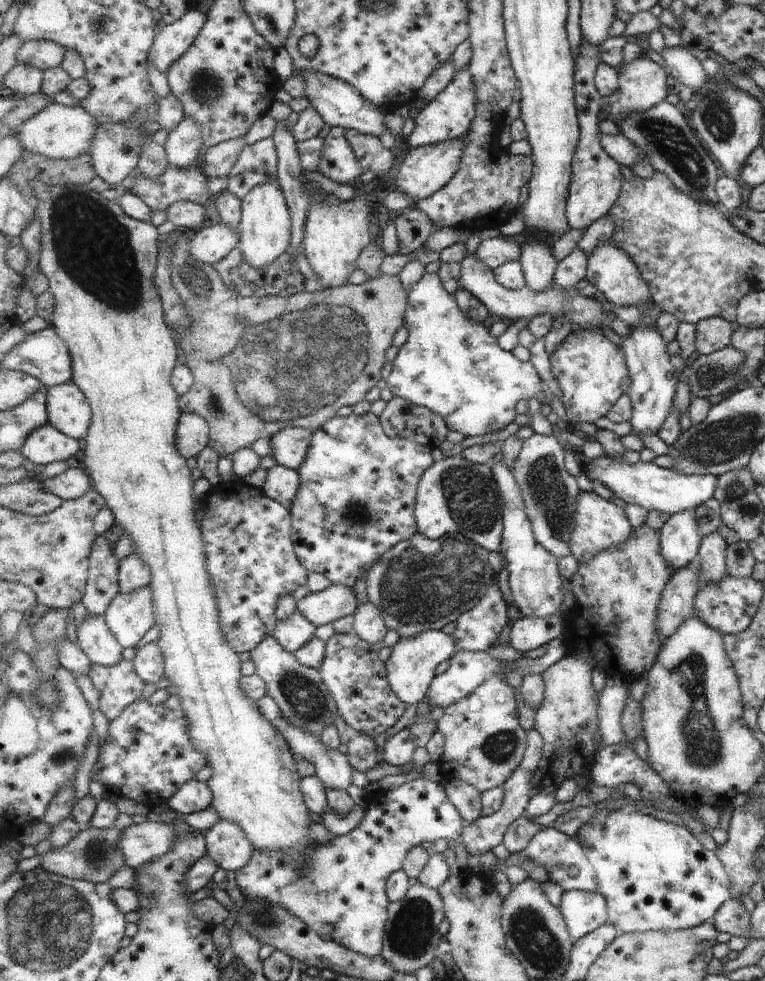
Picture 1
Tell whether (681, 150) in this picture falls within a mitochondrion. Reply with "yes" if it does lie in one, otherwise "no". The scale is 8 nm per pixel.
yes

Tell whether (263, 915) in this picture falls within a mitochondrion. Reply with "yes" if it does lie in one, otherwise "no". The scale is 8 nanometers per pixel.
yes

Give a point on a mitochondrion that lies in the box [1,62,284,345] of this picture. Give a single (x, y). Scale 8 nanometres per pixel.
(92, 245)

